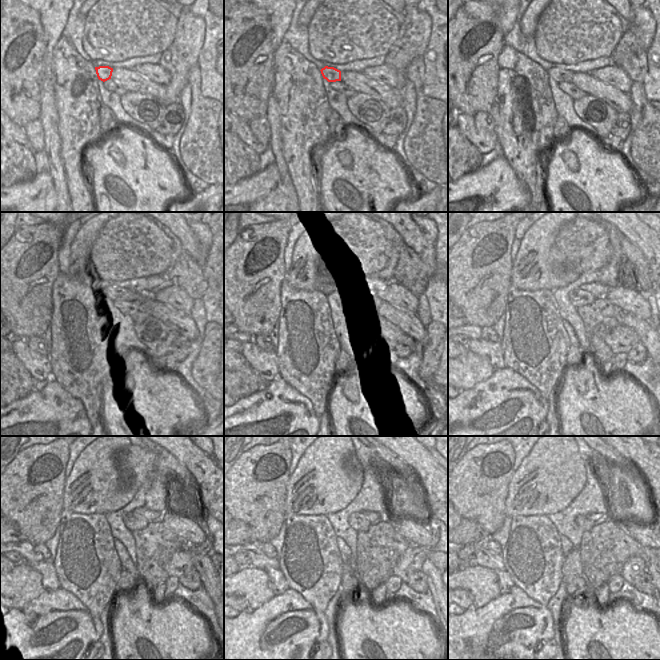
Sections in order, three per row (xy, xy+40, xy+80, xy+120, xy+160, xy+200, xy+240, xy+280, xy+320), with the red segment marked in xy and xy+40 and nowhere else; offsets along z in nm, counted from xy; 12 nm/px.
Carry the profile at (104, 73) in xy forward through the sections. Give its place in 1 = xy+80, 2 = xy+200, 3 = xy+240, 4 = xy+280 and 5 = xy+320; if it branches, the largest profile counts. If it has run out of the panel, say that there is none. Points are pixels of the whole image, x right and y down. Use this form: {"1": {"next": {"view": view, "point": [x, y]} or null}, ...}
{"1": {"next": {"view": "xy+80", "point": [557, 74]}}, "2": {"next": {"view": "xy+200", "point": [578, 297]}}, "3": {"next": {"view": "xy+240", "point": [133, 521]}}, "4": {"next": {"view": "xy+280", "point": [359, 522]}}, "5": {"next": {"view": "xy+320", "point": [585, 522]}}}

